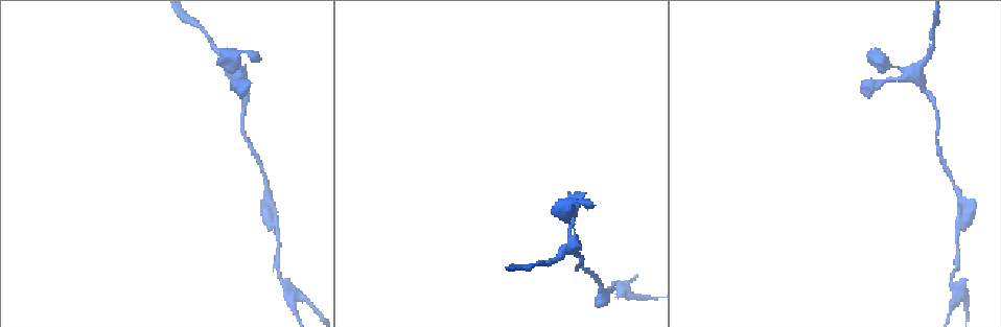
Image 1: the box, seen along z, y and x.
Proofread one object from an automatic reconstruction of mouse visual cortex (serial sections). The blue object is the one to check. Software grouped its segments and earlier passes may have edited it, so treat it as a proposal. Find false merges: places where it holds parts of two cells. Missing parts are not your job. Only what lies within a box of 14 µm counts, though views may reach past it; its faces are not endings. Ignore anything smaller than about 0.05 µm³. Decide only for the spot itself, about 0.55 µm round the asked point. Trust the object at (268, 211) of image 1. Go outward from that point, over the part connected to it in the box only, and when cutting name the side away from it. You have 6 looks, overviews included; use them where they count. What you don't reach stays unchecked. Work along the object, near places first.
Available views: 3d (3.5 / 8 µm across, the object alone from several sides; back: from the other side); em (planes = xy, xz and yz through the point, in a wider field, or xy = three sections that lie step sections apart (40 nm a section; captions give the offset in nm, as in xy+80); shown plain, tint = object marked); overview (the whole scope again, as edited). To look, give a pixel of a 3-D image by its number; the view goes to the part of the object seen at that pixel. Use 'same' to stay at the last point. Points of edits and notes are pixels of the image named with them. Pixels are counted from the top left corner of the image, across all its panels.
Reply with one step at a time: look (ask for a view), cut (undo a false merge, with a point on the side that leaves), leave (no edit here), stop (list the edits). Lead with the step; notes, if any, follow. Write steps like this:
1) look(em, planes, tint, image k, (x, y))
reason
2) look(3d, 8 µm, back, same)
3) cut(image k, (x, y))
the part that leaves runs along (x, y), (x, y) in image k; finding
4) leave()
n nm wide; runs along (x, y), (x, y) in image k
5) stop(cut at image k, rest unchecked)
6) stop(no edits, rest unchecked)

look(em, xy, step 2, tint, image 1, (239, 74))

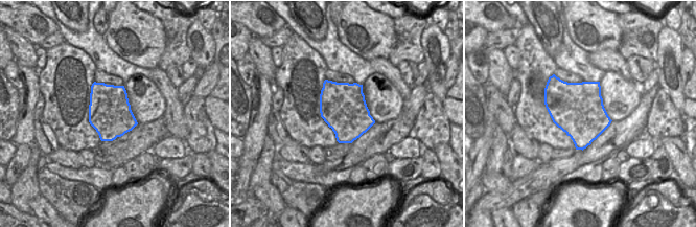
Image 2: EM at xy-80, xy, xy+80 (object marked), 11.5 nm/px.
look(3d, 3.5 µm, same)

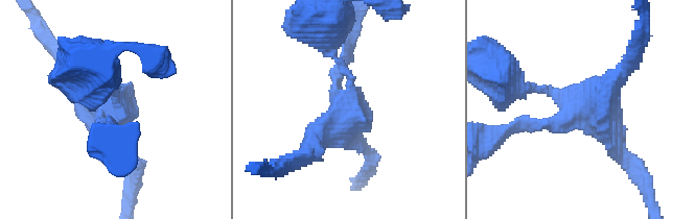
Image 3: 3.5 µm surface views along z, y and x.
leave()
arms of 150, 200, 200, 300 nm; one cell here

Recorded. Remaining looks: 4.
look(3d, 3.5 µm, back, image 1, (241, 86))

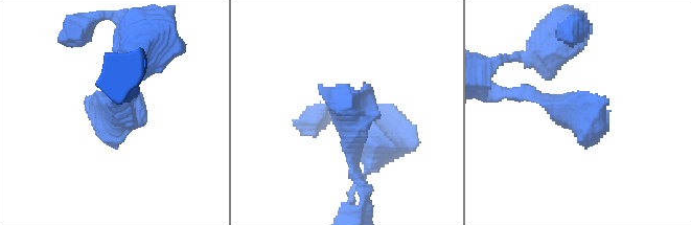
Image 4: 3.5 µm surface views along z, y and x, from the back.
look(em, xy, step 5, tint, image 4, (113, 108))
shape alone is not enough

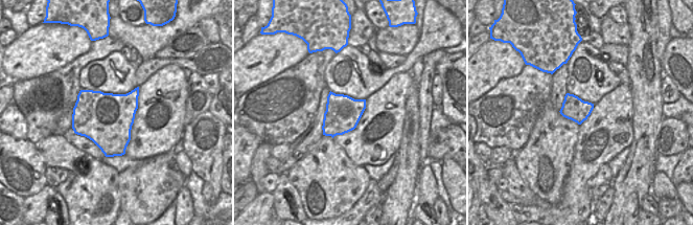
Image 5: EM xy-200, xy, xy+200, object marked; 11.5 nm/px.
leave()
runs along (515, 93), (580, 109), (593, 144) in image 4; all the same cell

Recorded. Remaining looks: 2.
look(3d, 3.5 µm, image 1, (623, 293))
sharp bend

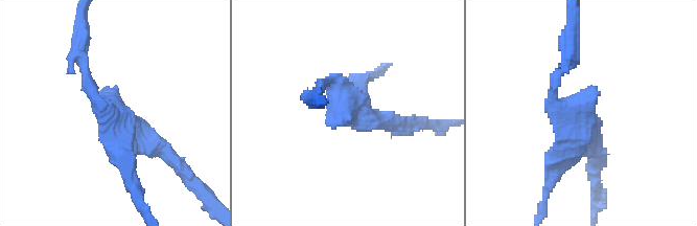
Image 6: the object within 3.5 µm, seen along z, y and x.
look(em, xy, step 2, tint, image 6, (351, 106))
3 arms; arms of 150, 250, 250 nm; now the EM

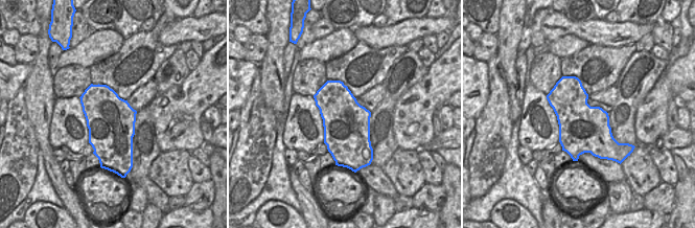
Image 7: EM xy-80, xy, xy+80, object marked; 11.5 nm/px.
leave()
runs along (86, 77), (118, 126), (172, 161) in image 6; all the same cell

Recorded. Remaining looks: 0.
stop(no edits, rest unchecked)

